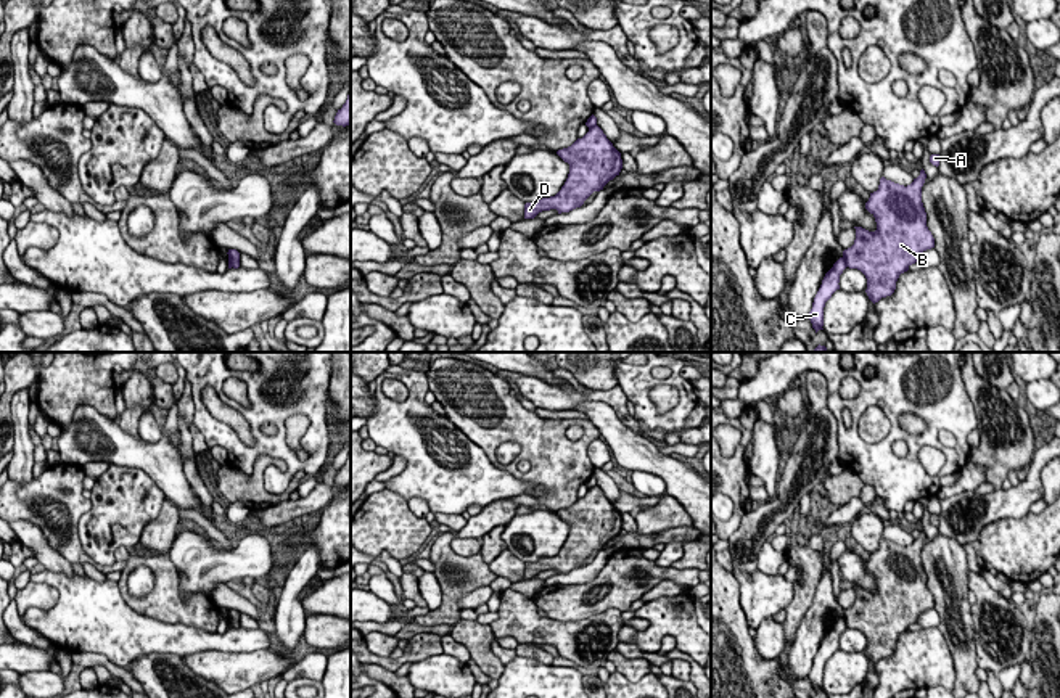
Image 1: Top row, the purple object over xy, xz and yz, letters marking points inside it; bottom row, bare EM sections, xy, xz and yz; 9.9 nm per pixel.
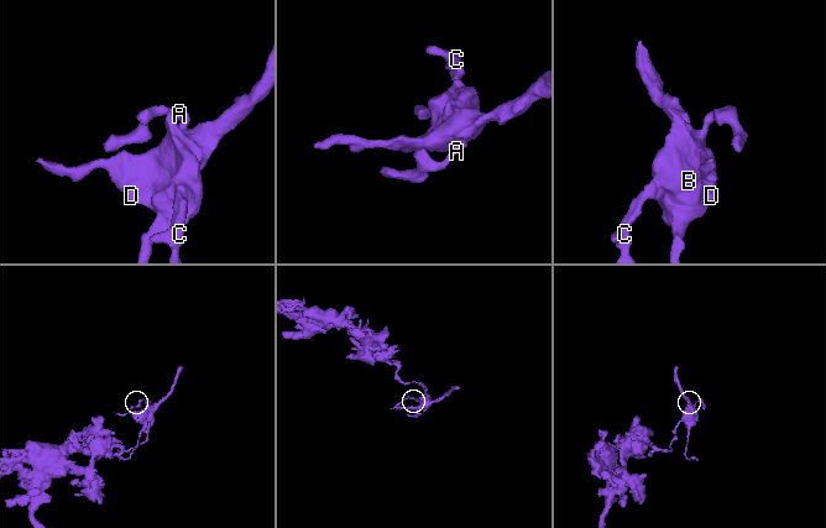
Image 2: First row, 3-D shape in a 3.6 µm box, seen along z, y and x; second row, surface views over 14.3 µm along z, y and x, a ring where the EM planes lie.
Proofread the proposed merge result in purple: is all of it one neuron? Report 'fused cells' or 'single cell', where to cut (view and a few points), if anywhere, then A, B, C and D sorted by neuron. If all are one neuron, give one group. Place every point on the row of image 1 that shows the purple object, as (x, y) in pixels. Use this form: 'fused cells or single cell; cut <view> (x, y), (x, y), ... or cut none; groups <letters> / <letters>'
fused cells; cut yz (843, 256), (846, 266); groups A B D / C

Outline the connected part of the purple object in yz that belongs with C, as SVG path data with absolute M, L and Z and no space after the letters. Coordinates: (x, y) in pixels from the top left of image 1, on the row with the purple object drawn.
M840 257L833 267L825 273L822 285L814 298L812 309L809 312L809 320L812 323L812 328L816 333L819 330L824 330L824 307L825 302L832 298L832 294L840 289L840 275L846 269L846 261L844 257Z

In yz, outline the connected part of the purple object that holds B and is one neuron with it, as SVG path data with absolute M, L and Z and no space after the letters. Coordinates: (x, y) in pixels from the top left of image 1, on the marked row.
M923 169L907 187L881 177L878 190L870 193L865 203L865 209L875 217L877 230L854 227L854 244L843 251L846 267L865 275L865 293L873 304L891 296L899 275L907 272L923 251L935 248L922 203L925 179Z

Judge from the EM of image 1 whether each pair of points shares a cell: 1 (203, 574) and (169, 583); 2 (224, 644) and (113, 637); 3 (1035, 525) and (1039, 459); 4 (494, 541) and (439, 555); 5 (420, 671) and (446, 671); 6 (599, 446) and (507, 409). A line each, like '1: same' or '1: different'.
1: different
2: same
3: different
4: different
5: same
6: different

